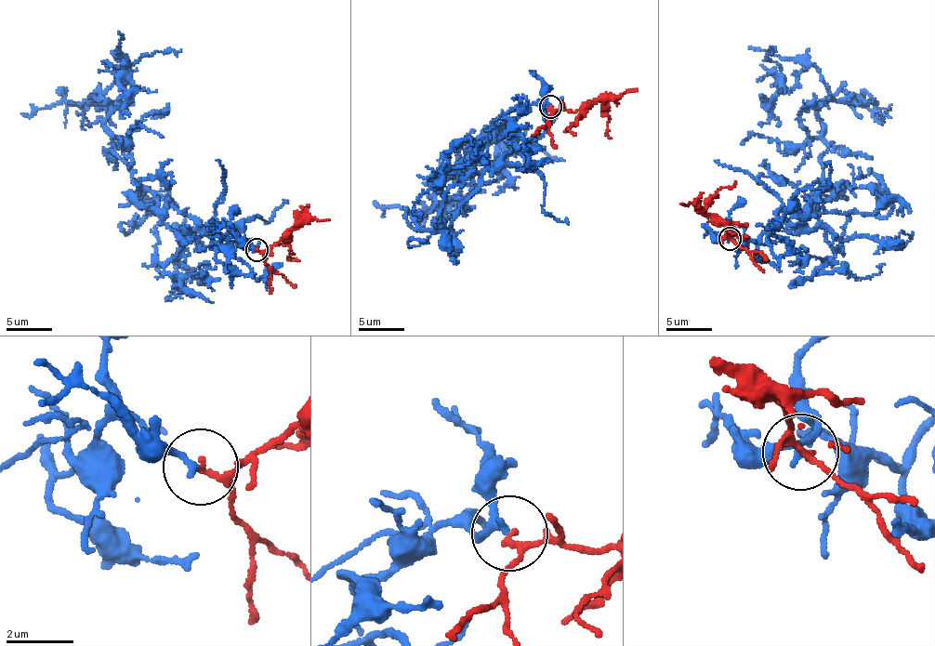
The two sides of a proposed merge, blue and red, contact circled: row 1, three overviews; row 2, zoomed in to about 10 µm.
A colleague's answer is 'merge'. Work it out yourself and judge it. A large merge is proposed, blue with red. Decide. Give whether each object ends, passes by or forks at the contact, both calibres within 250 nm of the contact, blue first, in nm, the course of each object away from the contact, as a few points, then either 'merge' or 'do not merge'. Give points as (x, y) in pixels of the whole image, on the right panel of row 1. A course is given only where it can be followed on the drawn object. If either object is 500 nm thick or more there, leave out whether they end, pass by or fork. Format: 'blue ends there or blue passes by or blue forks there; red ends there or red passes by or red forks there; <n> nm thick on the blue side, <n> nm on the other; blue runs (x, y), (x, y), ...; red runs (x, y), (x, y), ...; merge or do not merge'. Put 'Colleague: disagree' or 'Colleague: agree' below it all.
blue passes by; red passes by; 150 nm thick on the blue side, 130 nm on the other; blue runs (730, 239), (755, 243), (781, 209), (808, 215), (825, 182), (821, 76), (811, 65), (787, 89), (770, 46); red runs (730, 239), (705, 211), (717, 191), (735, 181); merge
Colleague: agree

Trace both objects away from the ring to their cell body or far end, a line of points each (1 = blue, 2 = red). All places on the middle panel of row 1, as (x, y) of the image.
1: (549, 106), (510, 118), (494, 169), (449, 173), (499, 178), (499, 152), (531, 147), (564, 161)
2: (549, 106), (559, 110), (585, 109), (599, 101), (609, 118), (607, 124), (611, 138)

